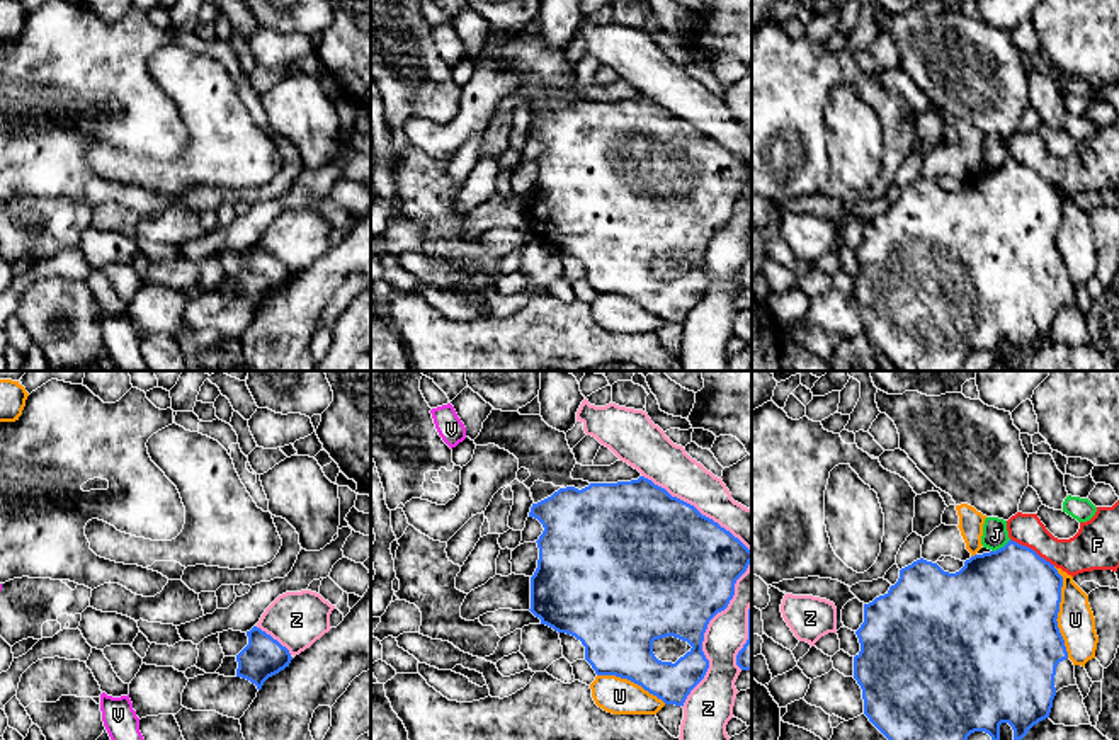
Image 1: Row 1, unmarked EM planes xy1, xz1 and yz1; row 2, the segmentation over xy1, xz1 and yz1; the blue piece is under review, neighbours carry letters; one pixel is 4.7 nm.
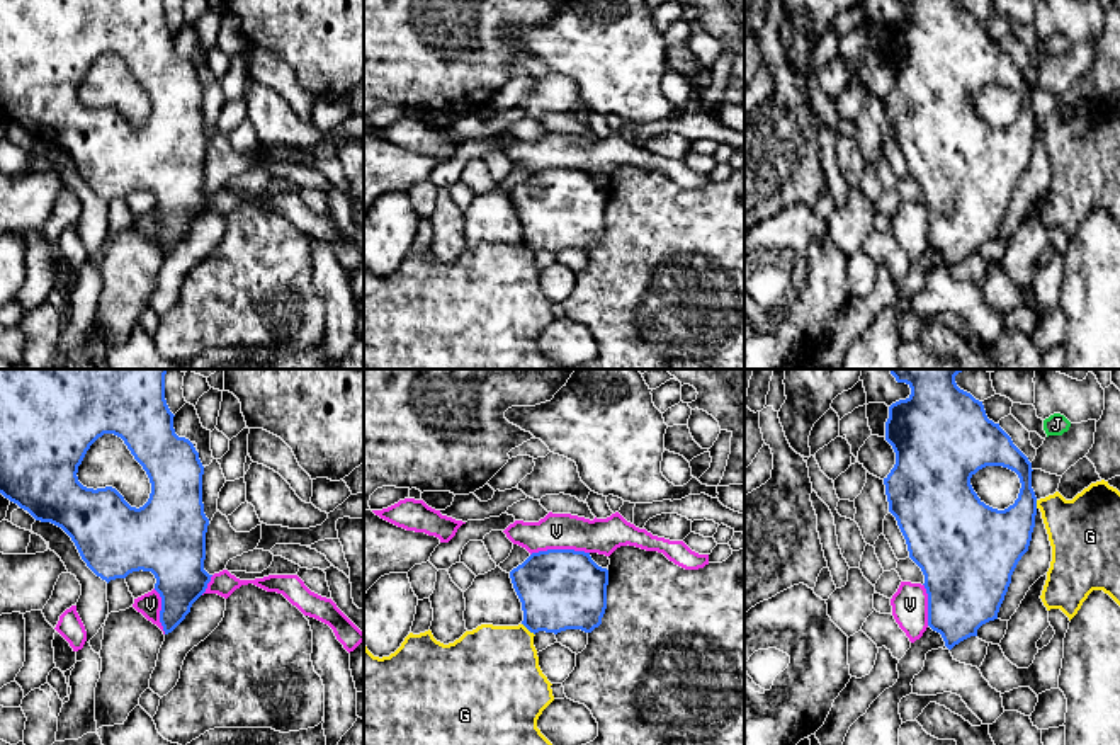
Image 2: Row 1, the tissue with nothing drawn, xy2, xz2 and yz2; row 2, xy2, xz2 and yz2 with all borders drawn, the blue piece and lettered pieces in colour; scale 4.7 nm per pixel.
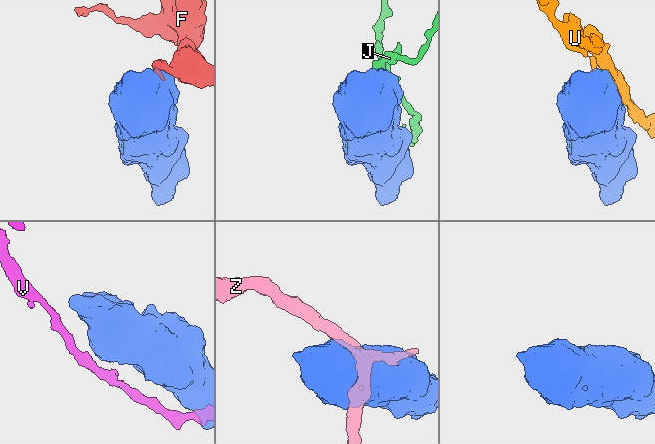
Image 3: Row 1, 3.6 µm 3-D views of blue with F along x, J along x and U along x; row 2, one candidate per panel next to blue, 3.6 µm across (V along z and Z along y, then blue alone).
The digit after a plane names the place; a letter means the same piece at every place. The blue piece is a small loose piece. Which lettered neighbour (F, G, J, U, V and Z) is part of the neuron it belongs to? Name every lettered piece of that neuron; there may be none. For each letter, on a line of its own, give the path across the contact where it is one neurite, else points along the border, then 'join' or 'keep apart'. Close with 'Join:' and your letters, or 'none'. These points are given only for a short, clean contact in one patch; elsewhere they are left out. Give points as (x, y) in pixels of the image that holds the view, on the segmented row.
F: keep apart
G: keep apart
J: border along yz1 (1011, 540), (992, 552); keep apart
U: keep apart
V: border along xz2 (588, 551), (539, 550), (531, 555); keep apart
Z: keep apart
Join: none

